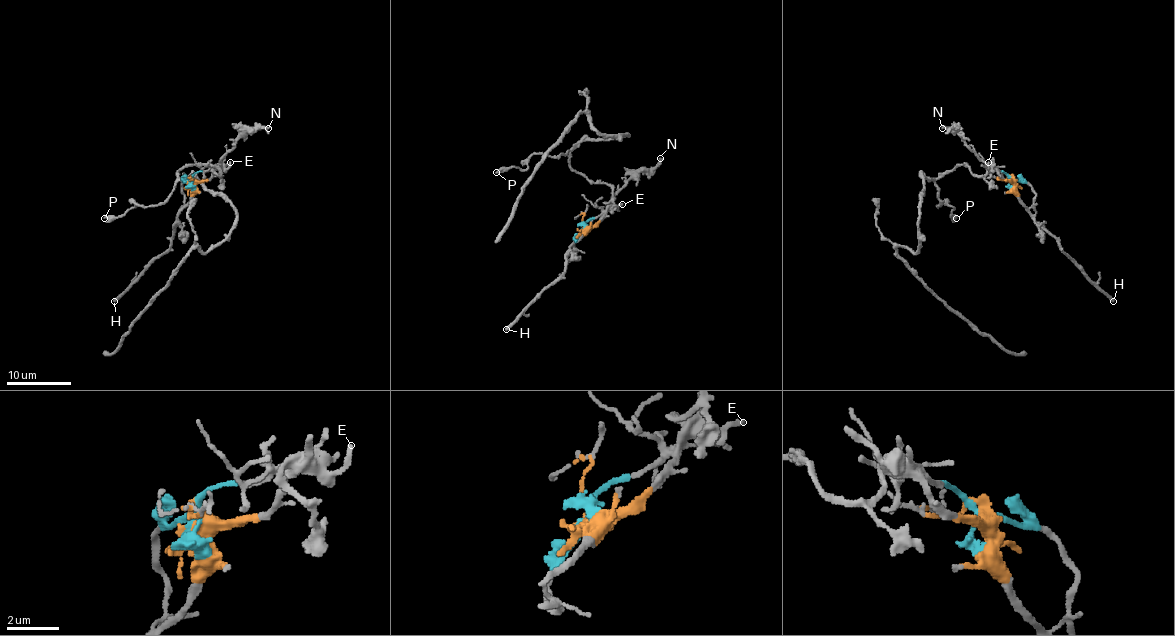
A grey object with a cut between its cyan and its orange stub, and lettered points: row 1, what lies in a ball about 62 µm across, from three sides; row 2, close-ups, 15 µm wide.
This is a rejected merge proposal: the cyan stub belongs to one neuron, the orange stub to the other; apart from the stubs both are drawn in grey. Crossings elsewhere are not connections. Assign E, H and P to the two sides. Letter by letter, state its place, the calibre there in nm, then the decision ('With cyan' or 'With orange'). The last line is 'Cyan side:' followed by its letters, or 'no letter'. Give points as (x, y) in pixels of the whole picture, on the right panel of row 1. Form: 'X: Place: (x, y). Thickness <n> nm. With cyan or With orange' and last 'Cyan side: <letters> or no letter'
E: Place: (988, 162). Thickness 150 nm. With cyan
H: Place: (1113, 301). Thickness 320 nm. With orange
P: Place: (956, 218). Thickness 320 nm. With cyan
Cyan side: E, P

